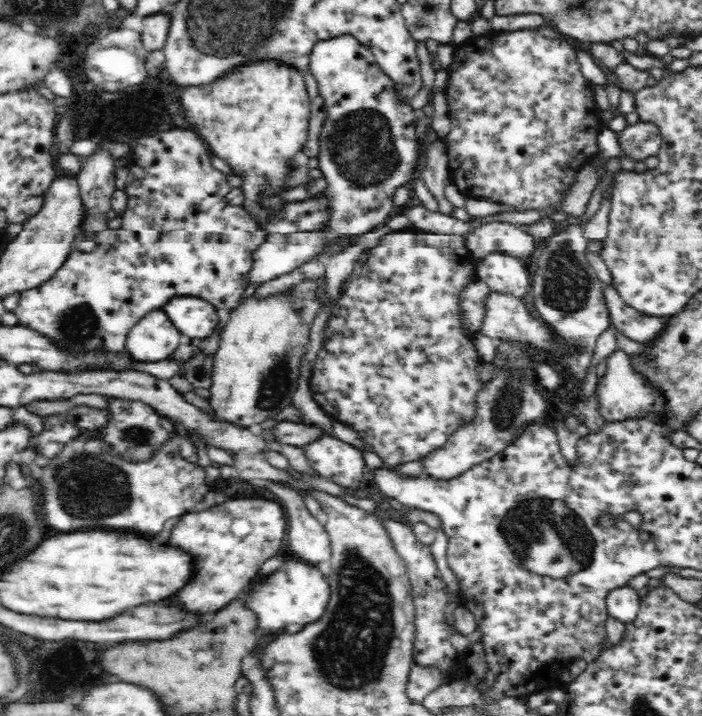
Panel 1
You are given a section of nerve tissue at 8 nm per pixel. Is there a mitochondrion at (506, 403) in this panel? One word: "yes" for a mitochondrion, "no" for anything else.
yes

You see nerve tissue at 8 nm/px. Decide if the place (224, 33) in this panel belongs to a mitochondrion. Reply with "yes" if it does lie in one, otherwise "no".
yes

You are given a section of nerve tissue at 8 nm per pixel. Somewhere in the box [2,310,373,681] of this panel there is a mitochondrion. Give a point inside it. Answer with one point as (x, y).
(77, 477)

